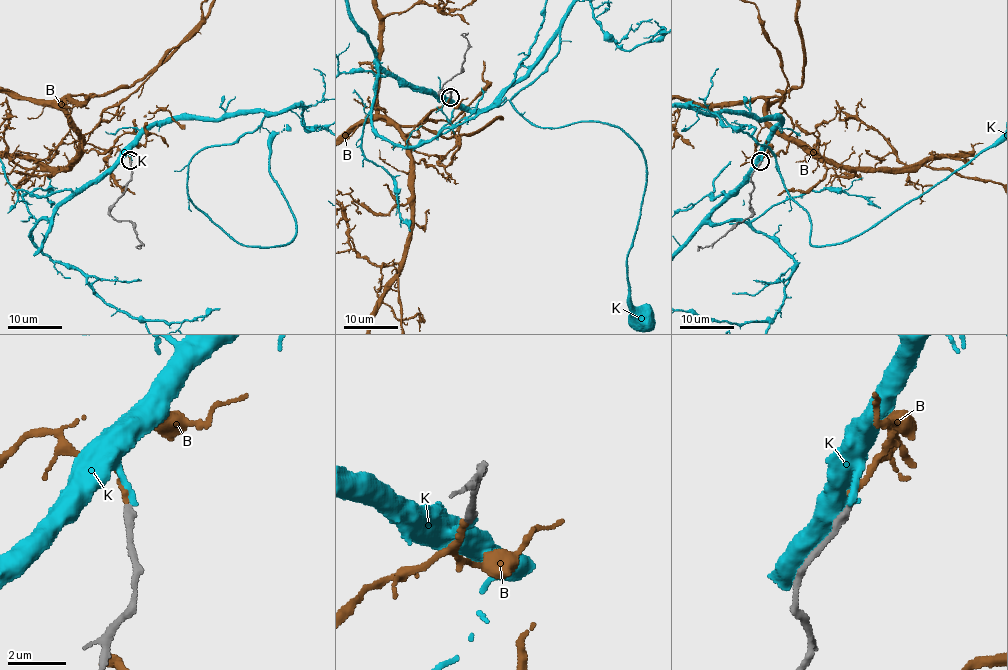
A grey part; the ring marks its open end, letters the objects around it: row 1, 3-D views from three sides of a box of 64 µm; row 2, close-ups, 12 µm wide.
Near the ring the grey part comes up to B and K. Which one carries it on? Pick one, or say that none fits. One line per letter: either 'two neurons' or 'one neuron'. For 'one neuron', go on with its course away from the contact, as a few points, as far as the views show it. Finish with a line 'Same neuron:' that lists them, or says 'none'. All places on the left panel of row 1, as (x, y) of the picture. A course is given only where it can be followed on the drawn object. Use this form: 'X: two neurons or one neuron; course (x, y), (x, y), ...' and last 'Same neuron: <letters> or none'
B: one neuron
K: two neurons
Same neuron: B

